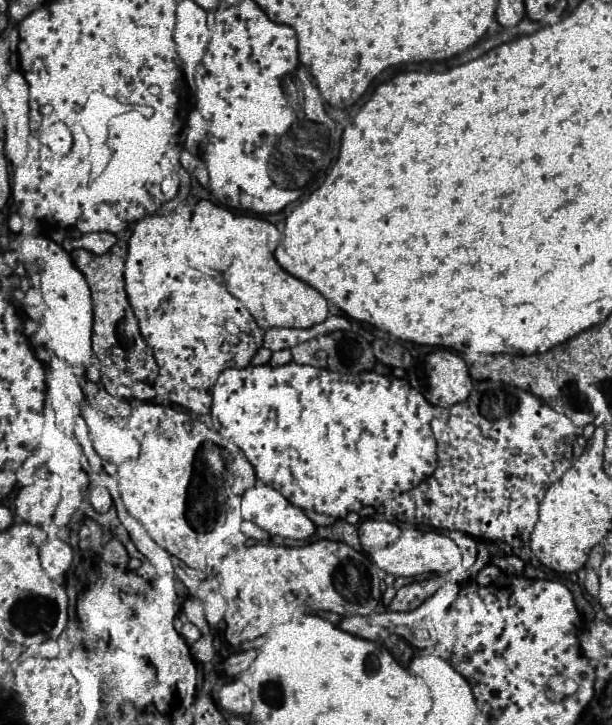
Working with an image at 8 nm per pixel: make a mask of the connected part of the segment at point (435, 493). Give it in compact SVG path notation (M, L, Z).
M477 381L469 399L451 407L447 425L435 437L439 449L435 473L411 491L393 497L387 503L387 513L411 525L429 525L441 531L457 529L477 539L505 541L513 547L523 547L529 543L533 525L537 523L545 489L549 489L553 481L559 481L565 469L573 465L571 445L577 437L577 427L525 389L501 381Z

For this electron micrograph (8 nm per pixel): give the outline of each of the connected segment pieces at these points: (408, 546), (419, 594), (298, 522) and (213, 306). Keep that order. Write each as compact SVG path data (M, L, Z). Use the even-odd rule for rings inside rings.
M403 529L401 537L395 543L381 547L381 549L375 549L371 553L371 561L375 568L377 567L386 575L413 577L413 575L421 575L421 573L447 573L447 571L451 571L455 565L461 563L461 551L453 543L453 539L449 539L443 533Z
M425 579L425 581L415 581L405 587L401 587L391 603L393 611L413 611L417 609L429 595L433 595L439 587L443 585L443 579Z
M257 483L243 493L241 511L243 517L253 519L271 535L307 539L315 533L315 523L297 509L297 505L289 503L277 489L265 483Z
M177 213L147 215L139 219L129 239L129 255L125 261L123 281L125 281L127 301L139 319L139 331L147 341L147 345L153 349L153 355L159 365L157 387L161 389L161 397L197 415L205 415L209 413L211 387L215 385L217 375L227 367L247 367L255 351L261 347L263 333L249 315L249 311L241 305L241 301L237 301L237 297L233 297L225 289L225 285L189 267L185 255L185 241L183 241L187 229L189 221Z

